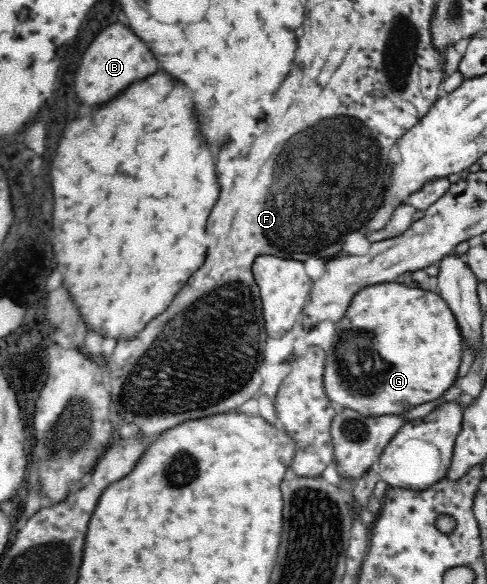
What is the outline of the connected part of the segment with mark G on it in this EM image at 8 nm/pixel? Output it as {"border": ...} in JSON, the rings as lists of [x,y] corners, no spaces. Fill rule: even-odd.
{"border":[[[392,281],[363,288],[353,296],[348,308],[345,317],[337,323],[335,346],[332,343],[335,324],[326,321],[317,328],[304,329],[297,336],[296,352],[290,357],[293,362],[303,356],[313,344],[329,353],[324,368],[324,387],[331,402],[338,402],[344,409],[350,408],[364,416],[395,415],[407,413],[419,404],[431,402],[443,396],[443,392],[453,386],[461,362],[461,352],[465,347],[453,312],[438,293],[433,294],[418,287],[408,288]],[[363,358],[369,360],[369,366],[357,366]]]}

